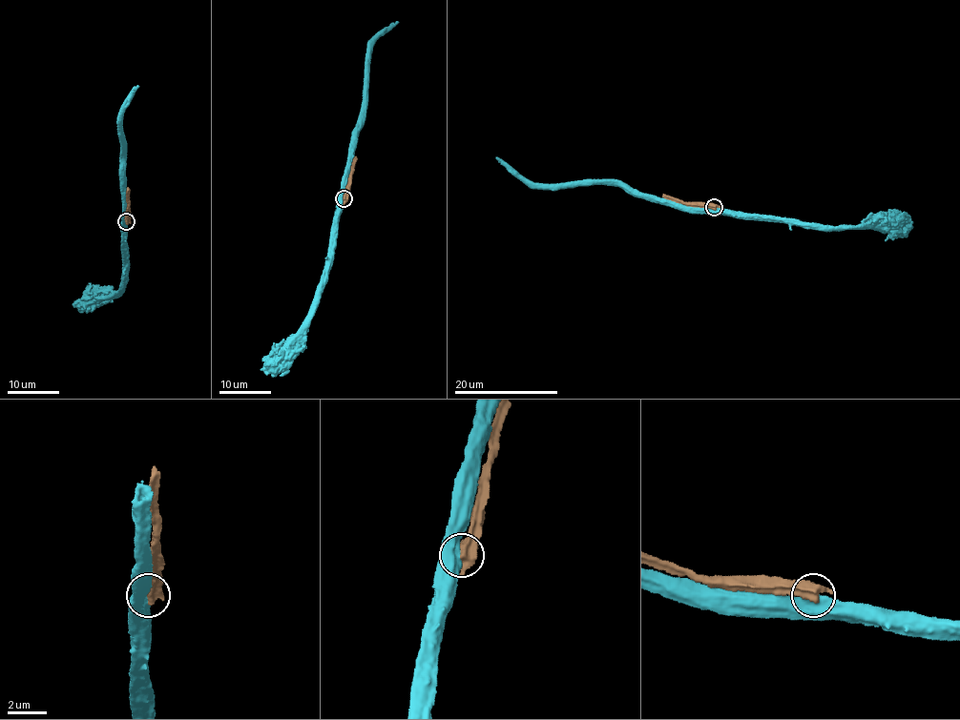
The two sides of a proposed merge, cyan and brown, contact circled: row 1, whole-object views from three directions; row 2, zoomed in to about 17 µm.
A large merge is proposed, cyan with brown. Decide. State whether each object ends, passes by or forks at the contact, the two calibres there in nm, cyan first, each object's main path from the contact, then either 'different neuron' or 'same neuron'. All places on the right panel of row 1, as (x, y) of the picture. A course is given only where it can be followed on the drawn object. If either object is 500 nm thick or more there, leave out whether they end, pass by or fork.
750 nm thick on the cyan side, 750 nm on the other; cyan runs (714, 208), (669, 206), (652, 202), (630, 194), (614, 182), (529, 185), (496, 156); brown runs (714, 208), (678, 202), (662, 195); different neuron

